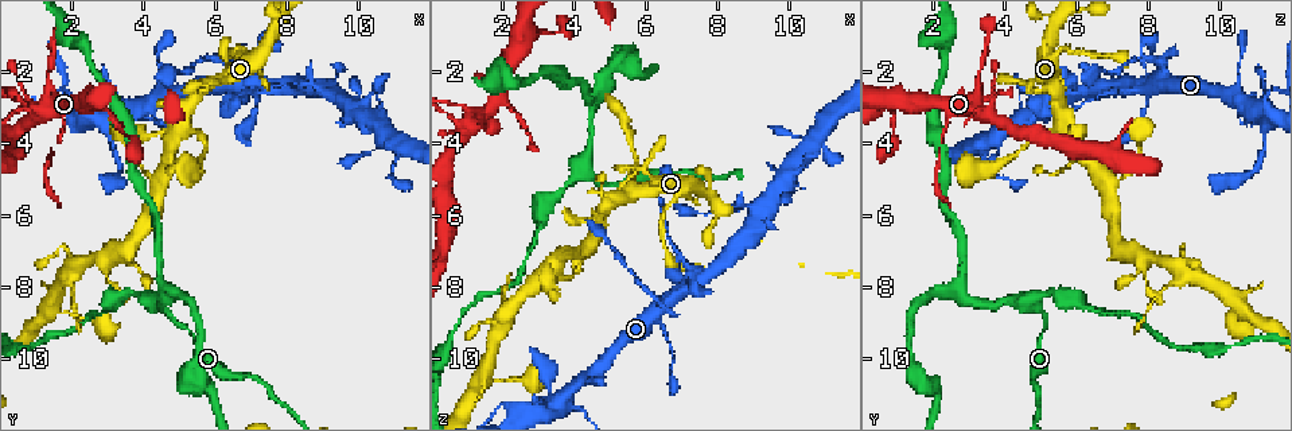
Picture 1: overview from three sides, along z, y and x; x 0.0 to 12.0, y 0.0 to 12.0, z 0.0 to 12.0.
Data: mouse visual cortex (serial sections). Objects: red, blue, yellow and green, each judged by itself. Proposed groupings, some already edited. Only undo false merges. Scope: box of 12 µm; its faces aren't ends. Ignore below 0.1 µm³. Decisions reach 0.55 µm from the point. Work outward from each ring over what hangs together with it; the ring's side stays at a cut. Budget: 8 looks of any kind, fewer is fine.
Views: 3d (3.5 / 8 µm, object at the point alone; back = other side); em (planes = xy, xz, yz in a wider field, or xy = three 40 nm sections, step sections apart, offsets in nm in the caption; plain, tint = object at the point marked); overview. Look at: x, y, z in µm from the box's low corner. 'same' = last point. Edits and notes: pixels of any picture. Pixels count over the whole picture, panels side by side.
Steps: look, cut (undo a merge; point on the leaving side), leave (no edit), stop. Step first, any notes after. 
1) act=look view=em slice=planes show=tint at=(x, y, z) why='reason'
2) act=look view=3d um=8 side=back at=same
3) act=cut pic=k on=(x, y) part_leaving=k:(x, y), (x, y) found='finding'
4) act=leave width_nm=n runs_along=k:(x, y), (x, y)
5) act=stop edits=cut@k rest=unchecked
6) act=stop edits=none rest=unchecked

act=look view=em slice=xy step=2 show=tint at=(6.5, 10.5, 4.9) why='calibre changes'

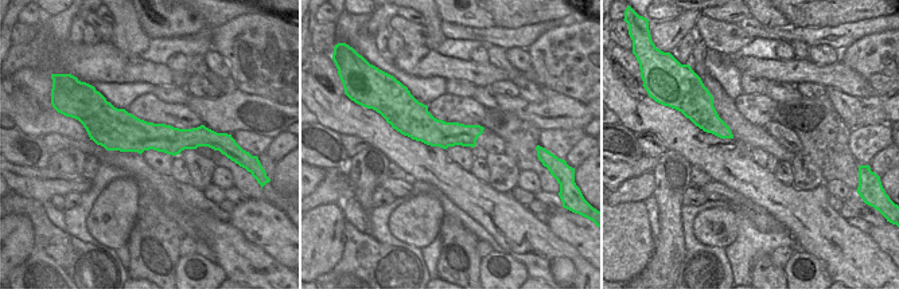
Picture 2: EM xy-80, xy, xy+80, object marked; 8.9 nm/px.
act=look view=3d um=3.5 side=back at=same

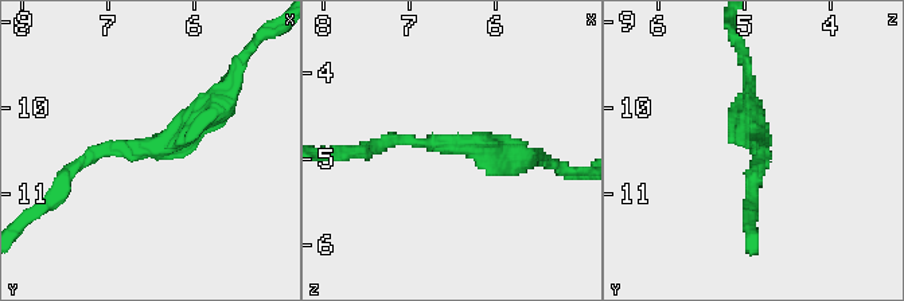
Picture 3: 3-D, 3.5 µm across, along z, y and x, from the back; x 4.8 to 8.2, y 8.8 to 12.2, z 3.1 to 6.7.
act=leave arm_widths_nm=150,350 runs_along=2:(93, 129), (159, 137), (207, 136) found='continuous, no second cell'

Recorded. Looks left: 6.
act=look view=3d um=8 at=(4.5, 8.3, 3.0) why='three arms meet'

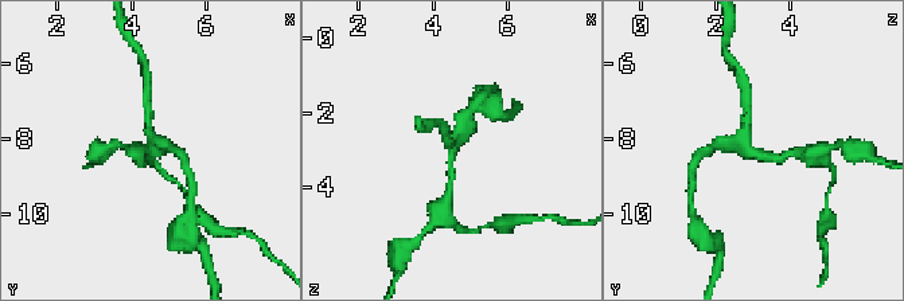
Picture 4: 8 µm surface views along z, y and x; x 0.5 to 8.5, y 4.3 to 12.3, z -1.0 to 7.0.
act=look view=em slice=xy step=1 show=tint at=(4.5, 8.4, 3.0) arms=3 arm_widths_nm=200,250,300 why='now the EM'

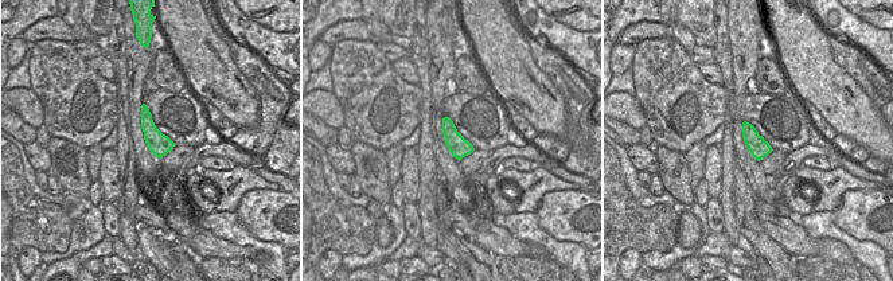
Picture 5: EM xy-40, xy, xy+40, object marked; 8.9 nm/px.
act=leave runs_along=4:(790, 153), (754, 153), (748, 114) found='all the same cell'

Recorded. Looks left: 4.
act=look view=3d um=3.5 side=back at=(4.1, 3.3, 11.3) why='sudden change in width'

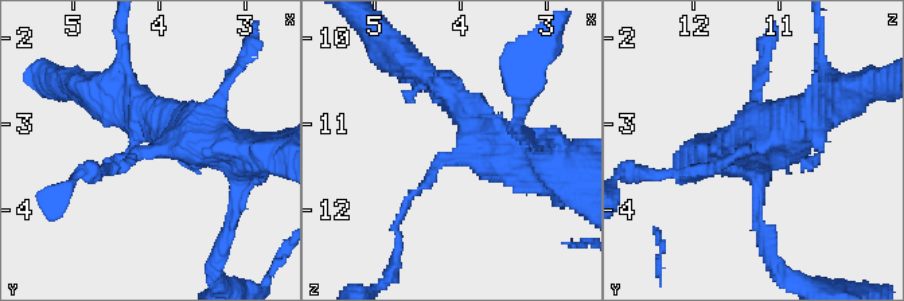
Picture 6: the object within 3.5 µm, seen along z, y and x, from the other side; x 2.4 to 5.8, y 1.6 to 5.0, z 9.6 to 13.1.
act=look view=em slice=xy step=2 show=tint at=(4.15, 3.30, 11.40) arm_widths_nm=100,450 why='need the tissue'

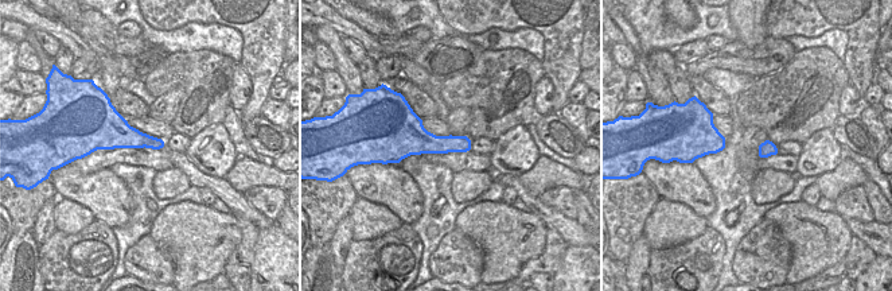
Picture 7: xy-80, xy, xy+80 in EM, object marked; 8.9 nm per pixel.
act=look view=em slice=xy step=1 show=tint at=same why='another direction'

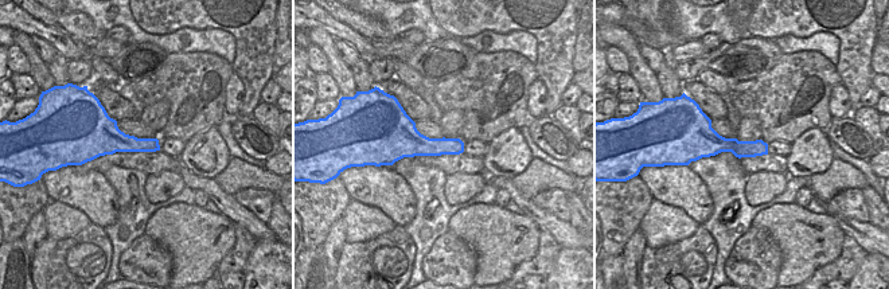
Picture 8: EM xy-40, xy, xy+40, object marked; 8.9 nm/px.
act=leave runs_along=6:(468, 112), (493, 143), (439, 160), (401, 208) found='one cell here'

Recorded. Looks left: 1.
act=stop edits=none rest=unchecked

